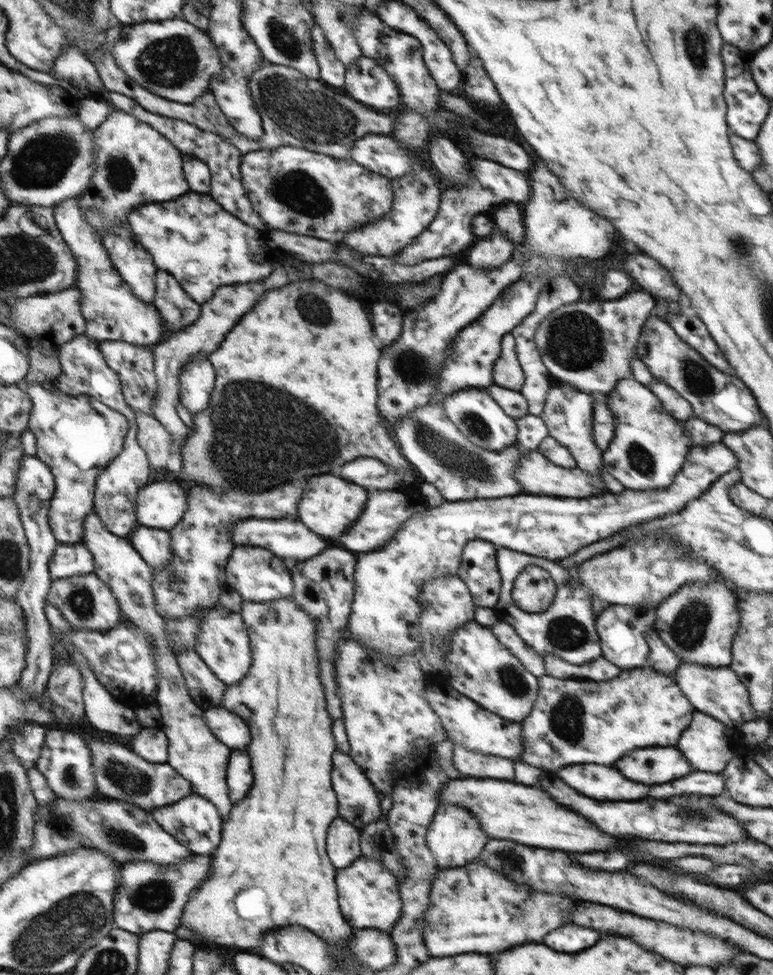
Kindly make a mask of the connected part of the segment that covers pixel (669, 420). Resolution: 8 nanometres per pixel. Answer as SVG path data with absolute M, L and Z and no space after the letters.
M631 376L622 379L608 393L607 403L614 413L616 431L602 458L606 470L624 489L646 491L669 488L684 468L693 447L682 421L670 415L652 389Z

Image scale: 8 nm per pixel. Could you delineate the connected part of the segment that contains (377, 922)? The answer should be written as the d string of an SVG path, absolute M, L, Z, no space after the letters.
M361 856L352 866L339 869L337 881L341 891L341 906L346 919L358 929L374 929L391 932L402 916L402 898L397 876L380 860Z

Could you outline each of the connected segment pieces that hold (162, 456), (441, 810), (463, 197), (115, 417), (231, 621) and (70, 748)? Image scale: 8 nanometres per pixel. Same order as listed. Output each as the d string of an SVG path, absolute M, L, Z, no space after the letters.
M137 410L137 418L139 440L141 446L150 454L152 466L156 470L166 468L166 464L172 456L174 435L155 416L150 416L150 413Z
M440 803L425 834L427 847L440 869L465 866L480 858L480 854L490 838L484 828L481 828L481 824L472 816L473 814L463 806Z
M474 158L474 172L470 172L470 178L467 183L461 187L446 187L442 192L441 212L437 215L430 228L430 232L423 232L426 236L420 236L422 240L418 240L418 244L410 244L406 246L406 252L396 254L400 264L420 264L422 260L432 260L432 258L442 258L442 256L450 256L456 254L464 248L470 247L472 240L476 238L472 234L472 216L492 210L490 204L501 204L502 202L525 203L532 195L532 183L529 183L524 176L523 171L508 168L506 165L500 166L492 160L484 160L484 158Z
M56 380L31 382L27 390L35 404L31 418L31 431L37 436L37 457L44 460L57 479L57 492L51 501L49 514L51 527L61 543L82 543L85 539L86 519L94 514L97 501L97 485L101 474L110 467L114 460L125 452L125 445L131 432L131 422L118 409L104 404L90 395L72 396L61 390Z
M224 605L211 608L201 622L201 635L198 636L197 651L208 666L229 686L242 682L252 670L254 651L250 634L243 613L235 613Z
M58 729L50 730L38 768L45 773L59 798L84 801L87 798L94 798L100 790L93 748L80 734Z

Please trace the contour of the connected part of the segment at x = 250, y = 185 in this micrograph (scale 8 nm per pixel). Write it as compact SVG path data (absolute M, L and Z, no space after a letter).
M276 148L249 152L244 157L241 169L246 192L270 230L285 229L286 232L305 234L338 244L354 228L382 220L382 216L392 211L392 180L364 168L355 159L337 159L326 153L310 152L307 148Z

